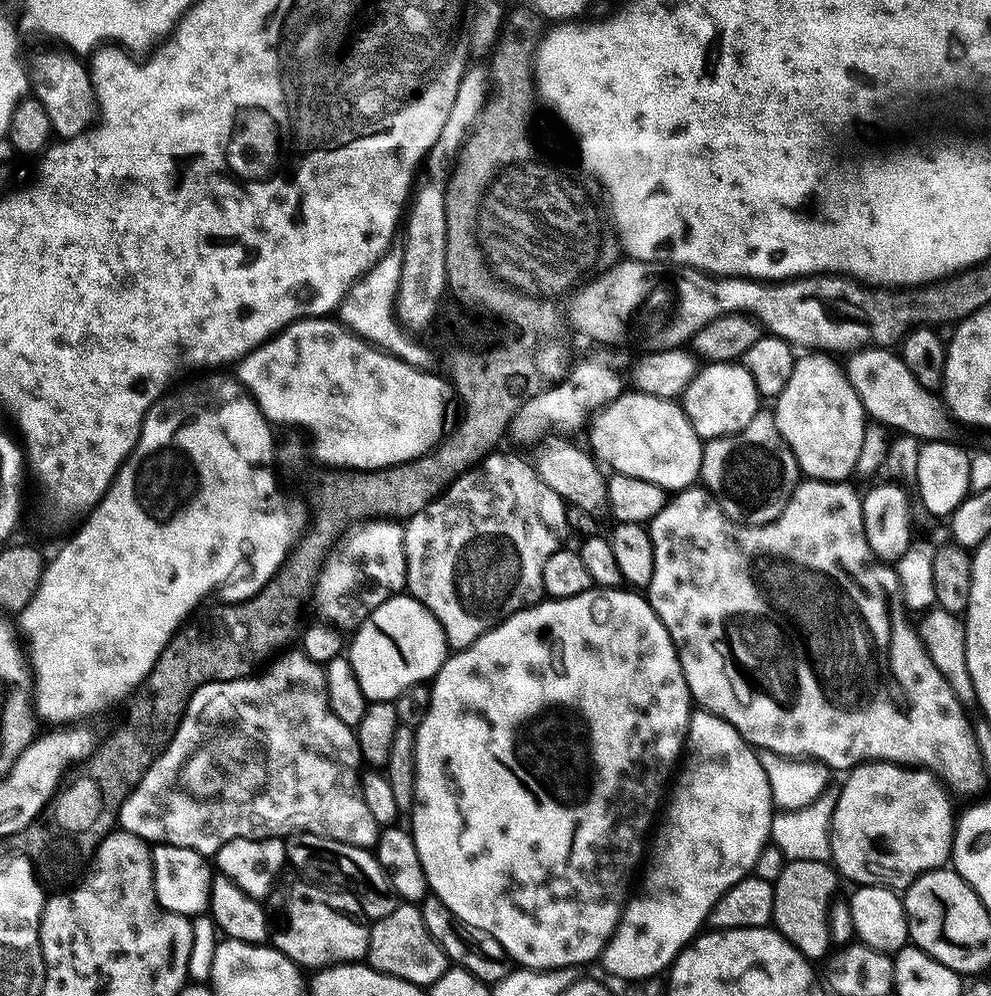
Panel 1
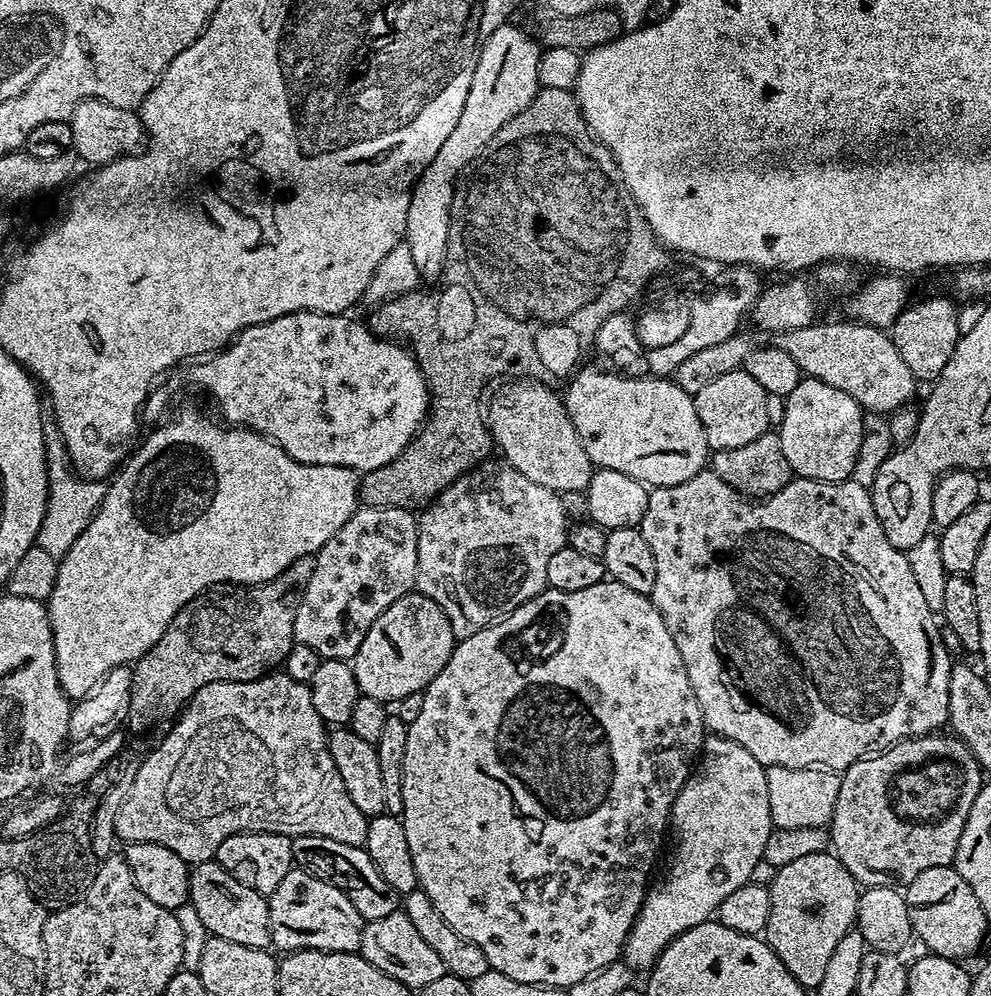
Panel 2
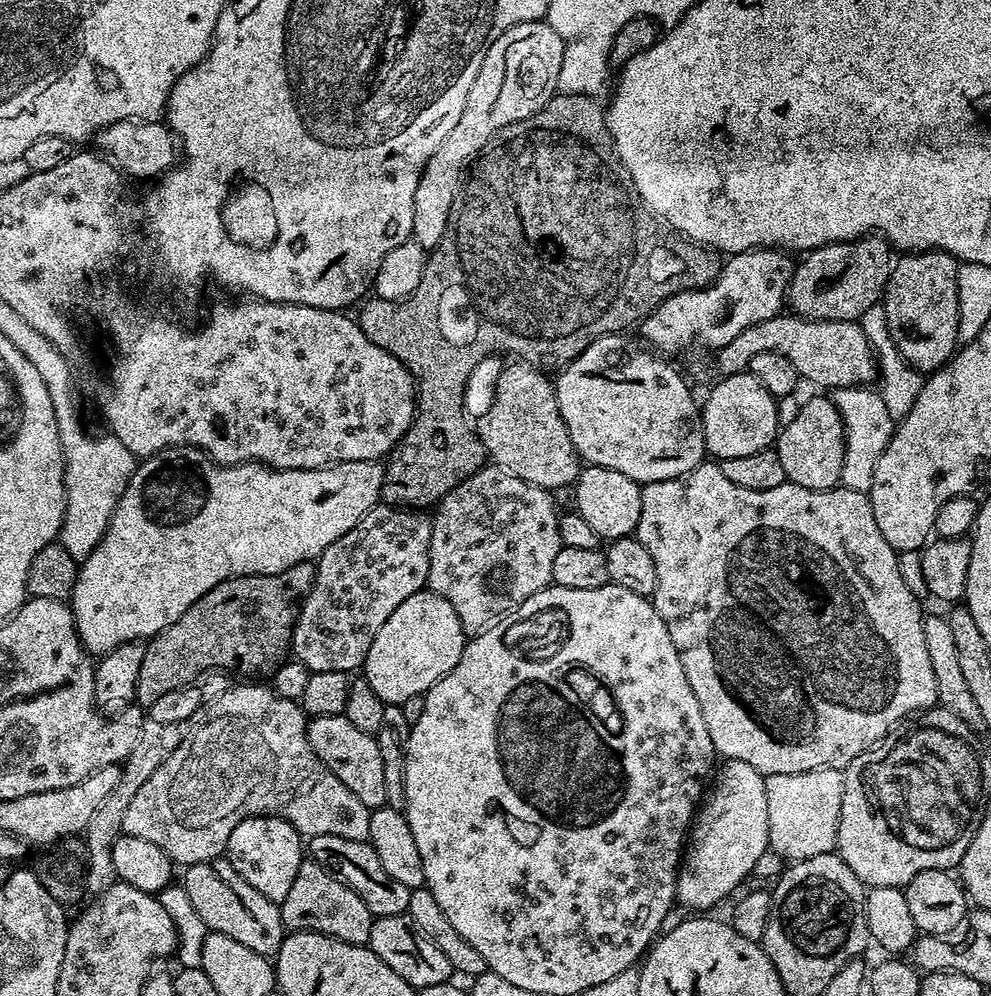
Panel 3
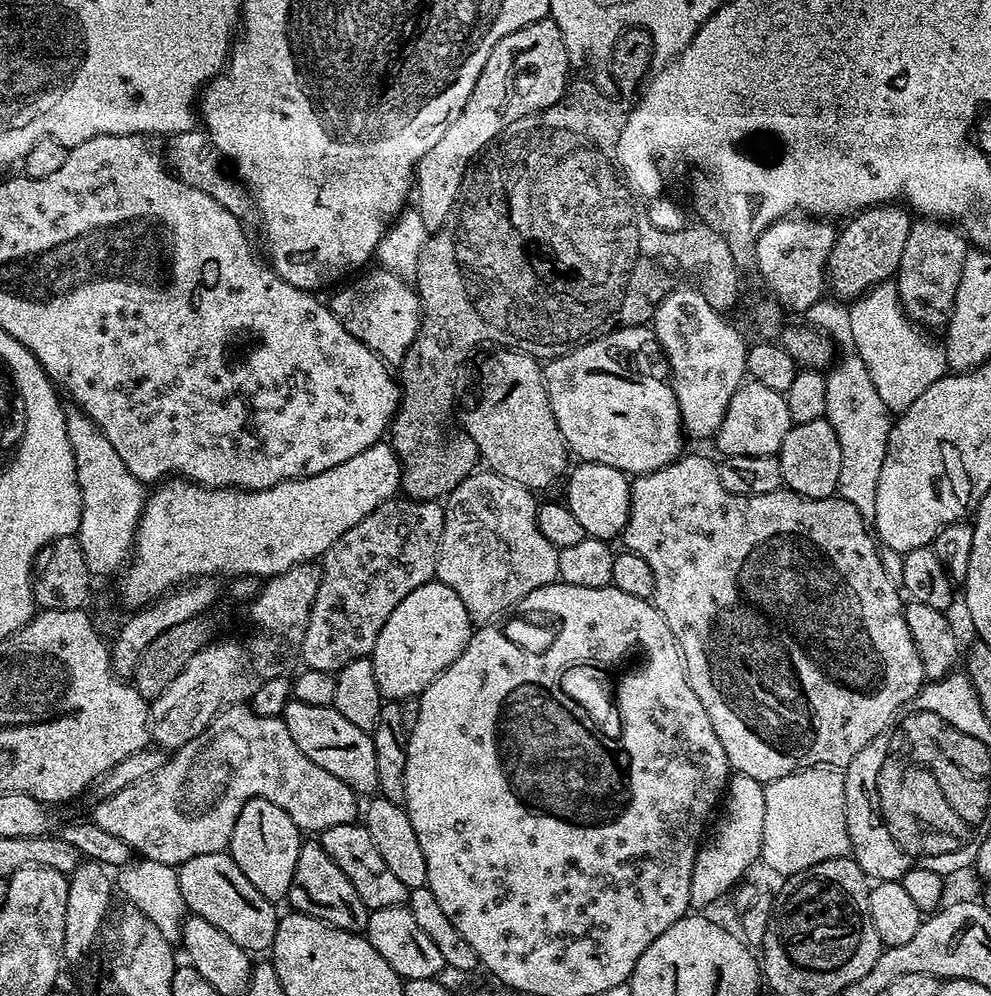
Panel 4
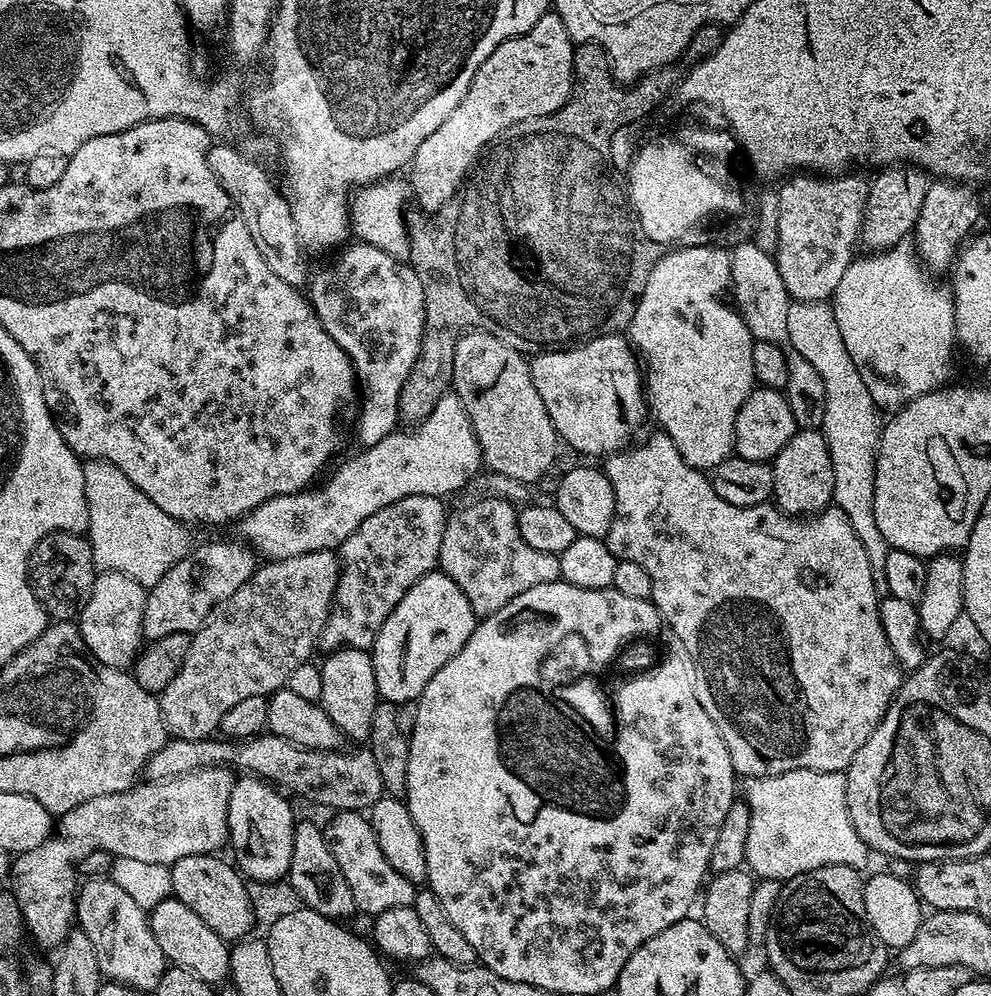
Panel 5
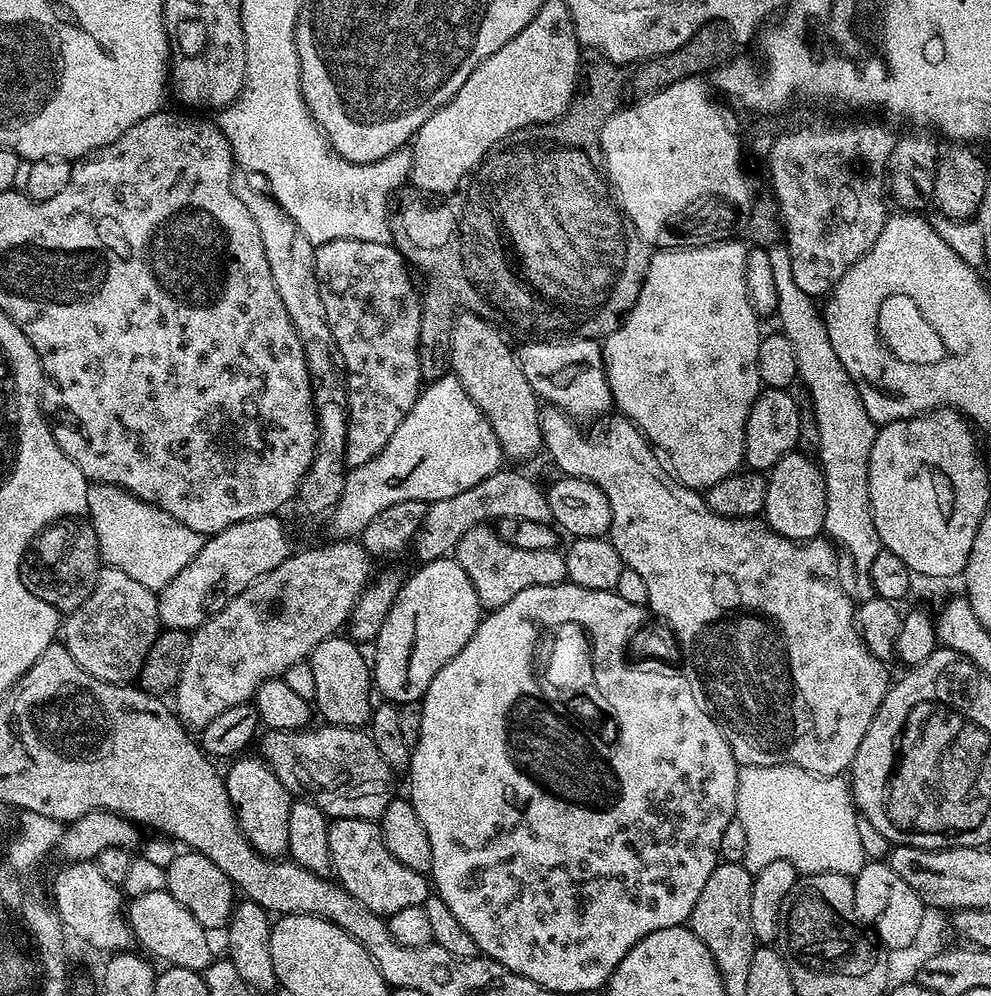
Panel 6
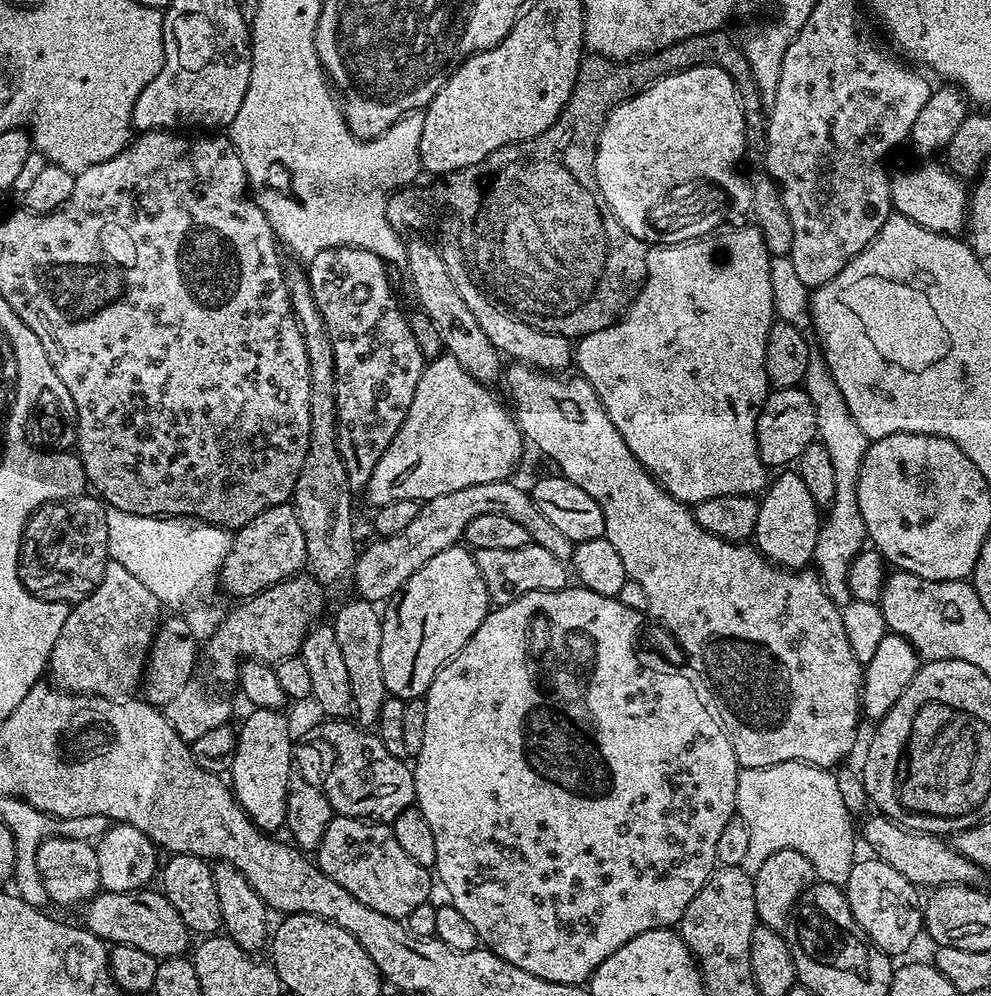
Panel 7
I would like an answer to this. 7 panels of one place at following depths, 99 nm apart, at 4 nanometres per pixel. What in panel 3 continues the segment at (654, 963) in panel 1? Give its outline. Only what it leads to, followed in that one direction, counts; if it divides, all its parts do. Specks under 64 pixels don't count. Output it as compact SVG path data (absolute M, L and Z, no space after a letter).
M724 760L715 776L695 813L690 835L682 853L680 872L676 876L676 899L681 905L684 903L688 908L696 908L692 910L712 910L708 908L722 903L744 879L752 876L754 862L758 862L758 858L762 858L762 854L770 848L764 785L766 777L754 770L754 766L737 760Z

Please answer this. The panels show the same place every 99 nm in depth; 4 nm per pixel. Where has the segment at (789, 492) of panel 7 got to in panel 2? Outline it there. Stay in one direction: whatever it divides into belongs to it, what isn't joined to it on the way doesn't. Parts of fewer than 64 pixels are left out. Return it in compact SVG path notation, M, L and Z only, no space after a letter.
M801 378L798 386L783 401L784 417L780 420L778 435L782 442L782 454L786 454L786 462L797 477L805 480L821 480L823 484L838 484L849 479L856 471L856 460L860 443L866 431L865 413L858 402L850 398L842 390L834 386L826 386L826 382Z

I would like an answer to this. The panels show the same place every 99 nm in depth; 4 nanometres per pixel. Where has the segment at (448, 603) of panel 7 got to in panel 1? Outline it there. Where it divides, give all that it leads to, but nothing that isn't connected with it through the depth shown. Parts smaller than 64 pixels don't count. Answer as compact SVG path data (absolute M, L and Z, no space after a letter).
M397 594L382 602L360 623L352 638L346 658L352 663L362 694L370 702L395 701L410 686L431 681L450 655L438 618L410 594Z

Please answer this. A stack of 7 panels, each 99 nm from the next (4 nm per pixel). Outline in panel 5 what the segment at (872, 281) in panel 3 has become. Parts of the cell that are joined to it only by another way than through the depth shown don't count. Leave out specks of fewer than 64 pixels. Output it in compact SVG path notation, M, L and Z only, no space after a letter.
M889 164L881 167L876 177L871 177L864 211L864 226L860 240L869 253L875 254L893 248L913 235L918 218L922 214L922 201L930 183L929 173L915 164Z

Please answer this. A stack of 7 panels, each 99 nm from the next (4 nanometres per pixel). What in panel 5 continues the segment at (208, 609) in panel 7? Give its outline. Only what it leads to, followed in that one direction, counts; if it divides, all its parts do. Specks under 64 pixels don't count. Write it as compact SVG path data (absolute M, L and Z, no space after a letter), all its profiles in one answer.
M102 459L88 460L84 464L84 485L88 507L86 535L94 554L94 566L100 572L121 572L149 590L172 566L189 555L189 529L181 521L170 518L166 510L158 510L118 466Z

